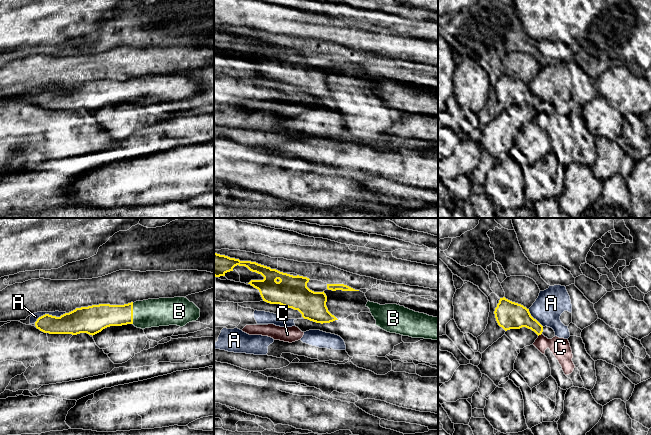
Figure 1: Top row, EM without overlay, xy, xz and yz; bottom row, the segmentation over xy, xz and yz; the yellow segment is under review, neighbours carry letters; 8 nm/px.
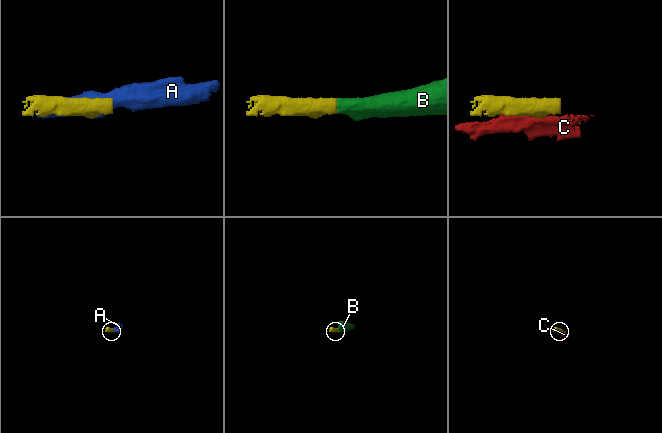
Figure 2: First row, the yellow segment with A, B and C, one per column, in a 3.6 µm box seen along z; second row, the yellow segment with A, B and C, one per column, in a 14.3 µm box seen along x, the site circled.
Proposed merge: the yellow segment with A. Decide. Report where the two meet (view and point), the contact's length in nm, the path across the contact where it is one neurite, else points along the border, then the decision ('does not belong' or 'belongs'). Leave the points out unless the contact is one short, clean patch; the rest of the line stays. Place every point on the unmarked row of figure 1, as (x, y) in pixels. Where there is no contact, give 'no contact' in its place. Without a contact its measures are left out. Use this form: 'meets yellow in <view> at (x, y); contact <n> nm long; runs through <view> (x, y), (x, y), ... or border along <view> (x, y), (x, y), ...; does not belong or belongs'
meets yellow in xy at (49, 91); contact 280 nm long; does not belong

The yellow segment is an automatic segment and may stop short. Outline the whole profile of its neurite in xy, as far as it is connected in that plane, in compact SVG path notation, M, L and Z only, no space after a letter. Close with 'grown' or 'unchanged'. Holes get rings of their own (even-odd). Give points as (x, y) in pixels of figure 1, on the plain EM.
M185 73L148 75L124 81L99 80L76 84L60 93L45 90L35 102L44 109L95 111L110 102L133 100L145 105L185 102L200 93L200 85Z | grown

